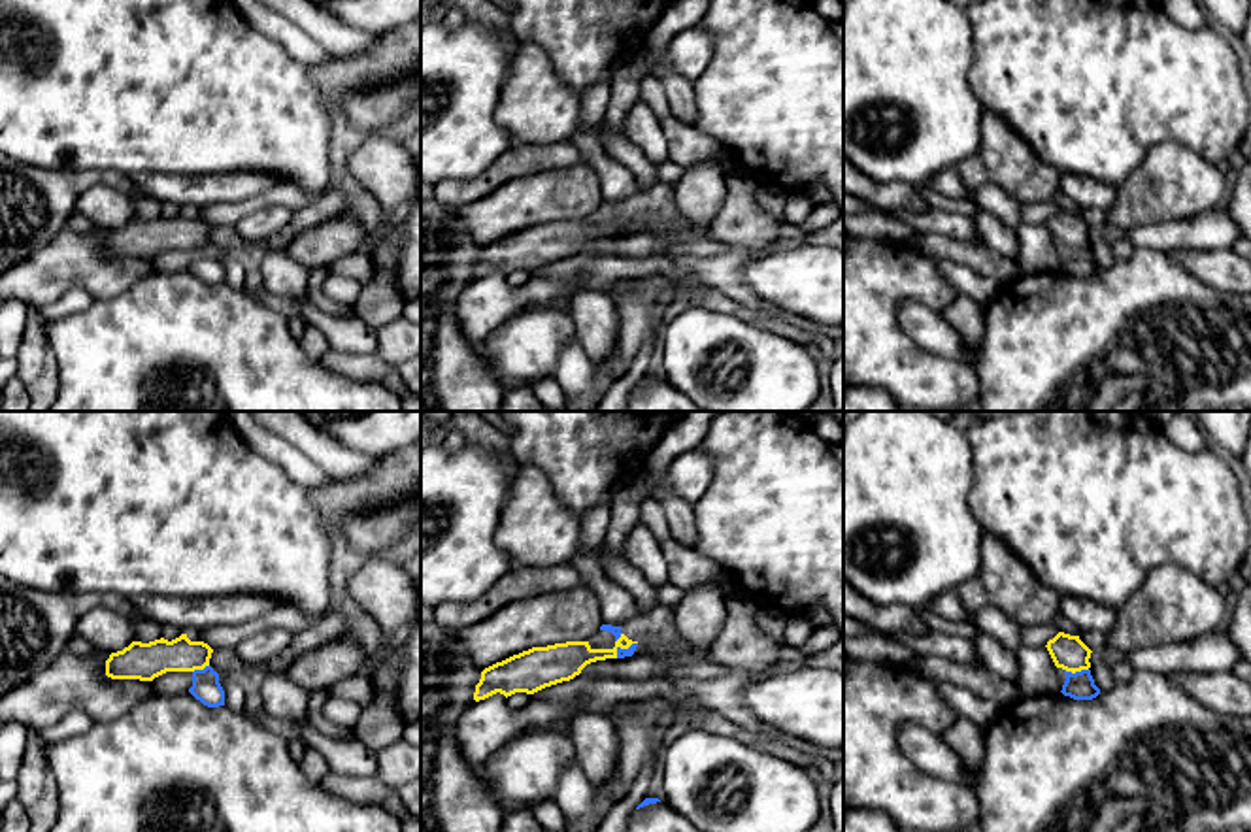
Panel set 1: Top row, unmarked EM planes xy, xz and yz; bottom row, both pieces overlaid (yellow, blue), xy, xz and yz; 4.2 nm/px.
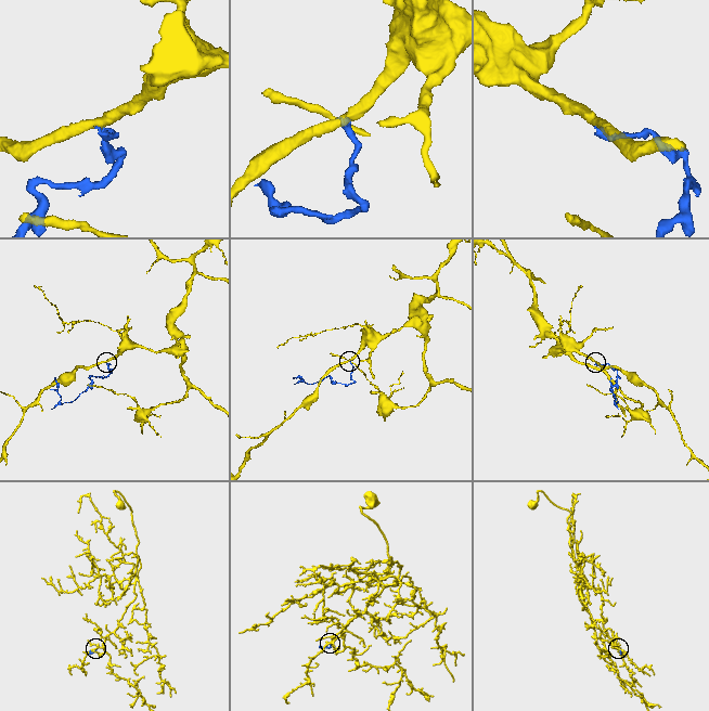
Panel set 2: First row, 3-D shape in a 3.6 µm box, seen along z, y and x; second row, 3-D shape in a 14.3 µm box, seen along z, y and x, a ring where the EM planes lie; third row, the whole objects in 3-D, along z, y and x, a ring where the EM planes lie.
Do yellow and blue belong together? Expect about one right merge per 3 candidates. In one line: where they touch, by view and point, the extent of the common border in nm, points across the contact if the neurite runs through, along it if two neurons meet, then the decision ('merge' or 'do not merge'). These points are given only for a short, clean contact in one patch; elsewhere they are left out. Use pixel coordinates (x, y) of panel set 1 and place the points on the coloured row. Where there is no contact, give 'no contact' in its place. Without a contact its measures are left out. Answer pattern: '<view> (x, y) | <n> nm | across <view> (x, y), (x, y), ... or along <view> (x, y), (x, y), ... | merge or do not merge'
yz (1076, 670) | 100 nm | along yz (1065, 668), (1072, 672), (1087, 670) | do not merge

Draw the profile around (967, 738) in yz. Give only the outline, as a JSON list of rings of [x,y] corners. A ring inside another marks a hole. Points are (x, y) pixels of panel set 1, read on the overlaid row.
[[[959,717],[955,724],[943,732],[943,740],[970,772],[977,772],[985,749],[985,728],[966,717]]]

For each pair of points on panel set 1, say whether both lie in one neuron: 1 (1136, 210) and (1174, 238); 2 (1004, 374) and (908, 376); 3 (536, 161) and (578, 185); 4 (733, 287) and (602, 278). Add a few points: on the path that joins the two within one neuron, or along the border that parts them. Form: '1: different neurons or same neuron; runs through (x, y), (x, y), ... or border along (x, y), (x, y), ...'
1: different neurons; border along (1197, 214), (1144, 223), (1125, 234)
2: different neurons; border along (938, 355), (965, 361), (974, 370), (980, 391)
3: different neurons; border along (583, 161), (523, 174), (508, 183)
4: same neuron; runs through (700, 266), (634, 268)

